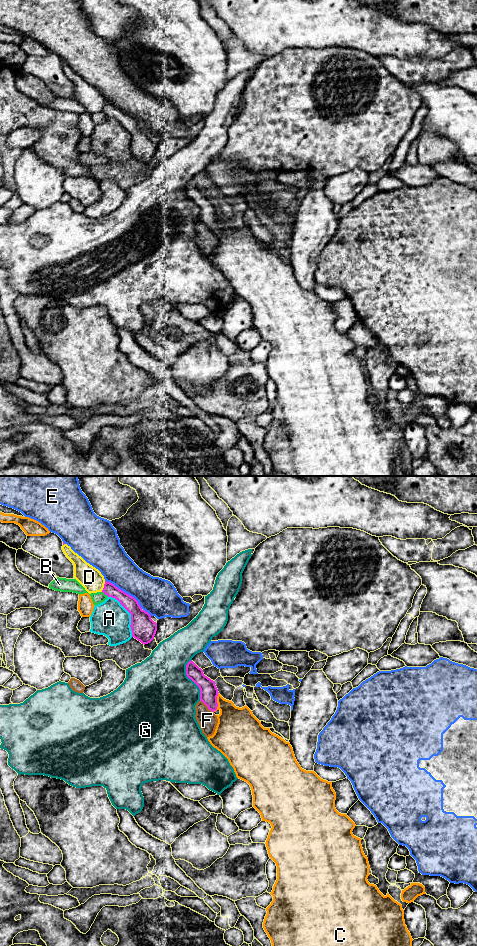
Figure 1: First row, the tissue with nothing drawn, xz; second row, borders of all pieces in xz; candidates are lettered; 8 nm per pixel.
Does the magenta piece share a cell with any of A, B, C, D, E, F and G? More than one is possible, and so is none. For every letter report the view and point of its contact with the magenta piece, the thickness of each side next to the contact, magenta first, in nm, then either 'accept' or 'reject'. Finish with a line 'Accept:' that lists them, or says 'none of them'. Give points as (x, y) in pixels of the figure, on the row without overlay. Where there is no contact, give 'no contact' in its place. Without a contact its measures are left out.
A: xz (129, 132) | 200/280 nm | reject
B: xz (105, 114) | 110/90 nm | reject
C: xz (216, 222) | 140/300 nm | reject
D: xz (104, 106) | 110/180 nm | reject
E: xz (128, 114) | 170/300 nm | reject
F: xz (206, 225) | 140/160 nm | reject
G: xz (191, 199) | 140/480 nm | reject
Accept: none of them

